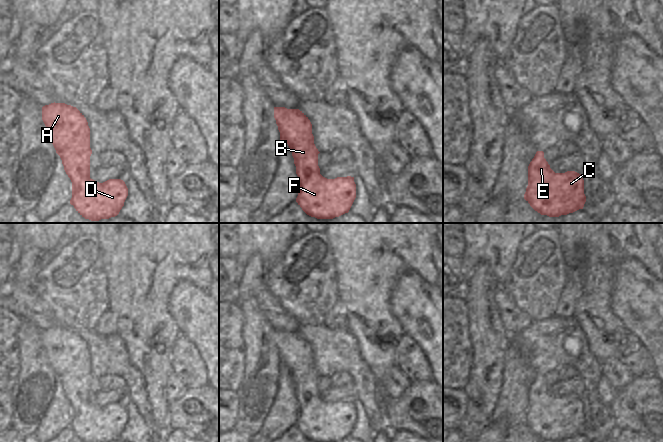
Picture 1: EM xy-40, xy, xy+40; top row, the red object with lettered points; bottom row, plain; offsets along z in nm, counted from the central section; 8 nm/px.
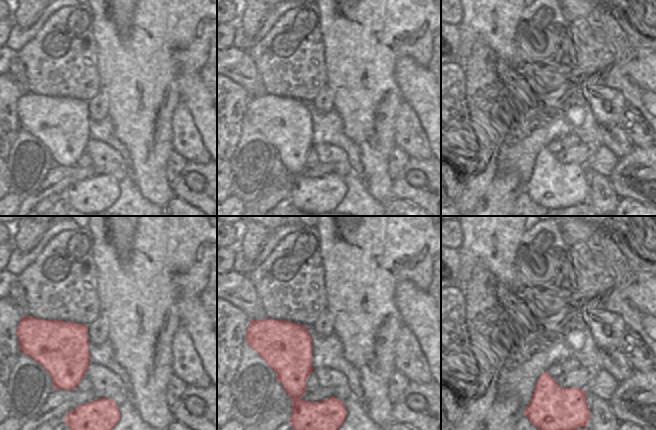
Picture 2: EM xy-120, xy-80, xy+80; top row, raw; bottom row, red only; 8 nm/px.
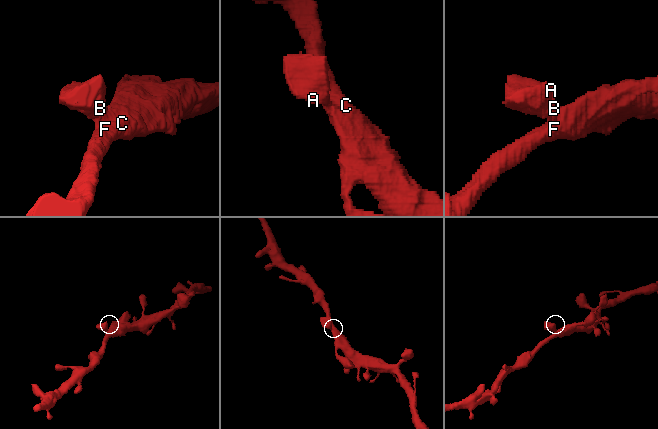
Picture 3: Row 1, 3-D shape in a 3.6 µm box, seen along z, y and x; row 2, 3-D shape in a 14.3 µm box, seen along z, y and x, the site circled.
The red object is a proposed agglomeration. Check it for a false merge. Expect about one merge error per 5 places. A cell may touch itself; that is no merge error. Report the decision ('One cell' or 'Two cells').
One cell

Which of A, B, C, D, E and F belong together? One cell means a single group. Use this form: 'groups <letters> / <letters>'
groups A B C D E F

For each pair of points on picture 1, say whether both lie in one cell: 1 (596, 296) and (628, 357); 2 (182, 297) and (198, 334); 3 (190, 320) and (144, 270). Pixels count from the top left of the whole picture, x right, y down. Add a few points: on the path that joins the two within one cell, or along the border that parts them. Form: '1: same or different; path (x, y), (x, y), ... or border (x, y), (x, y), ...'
1: different; border (628, 333), (618, 350), (617, 356)
2: same; path (189, 306), (198, 317), (198, 325)
3: different; border (186, 280), (168, 300), (174, 320)

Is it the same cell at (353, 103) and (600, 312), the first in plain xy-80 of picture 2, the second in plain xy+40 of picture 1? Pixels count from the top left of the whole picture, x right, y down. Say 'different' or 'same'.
same

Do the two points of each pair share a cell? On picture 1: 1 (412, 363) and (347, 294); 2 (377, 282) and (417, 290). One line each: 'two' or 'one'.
1: two
2: two

